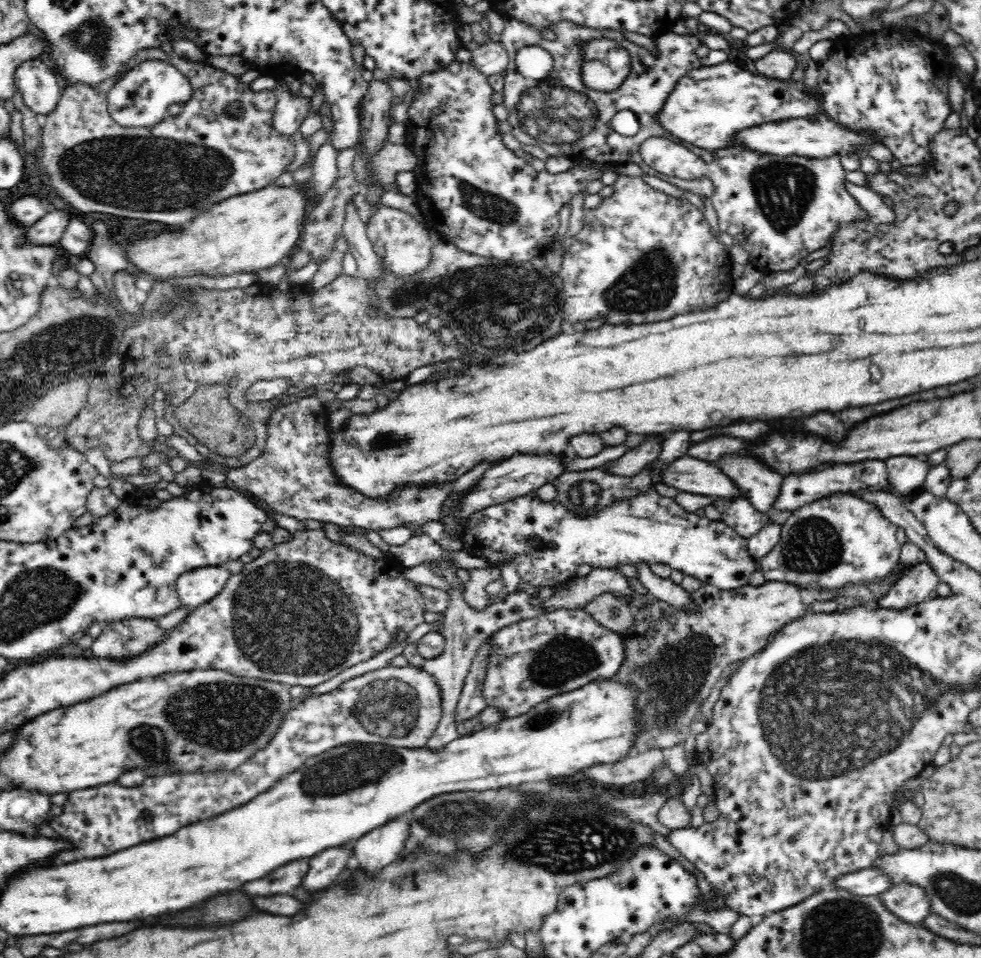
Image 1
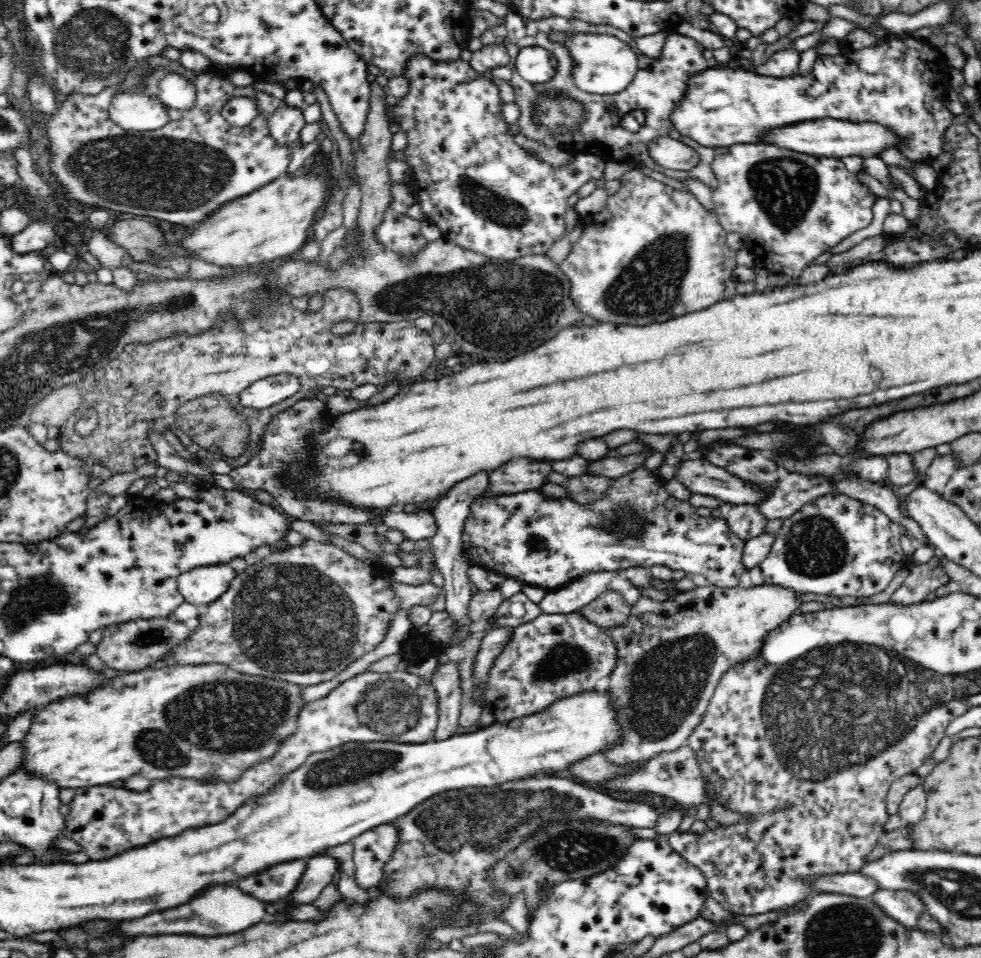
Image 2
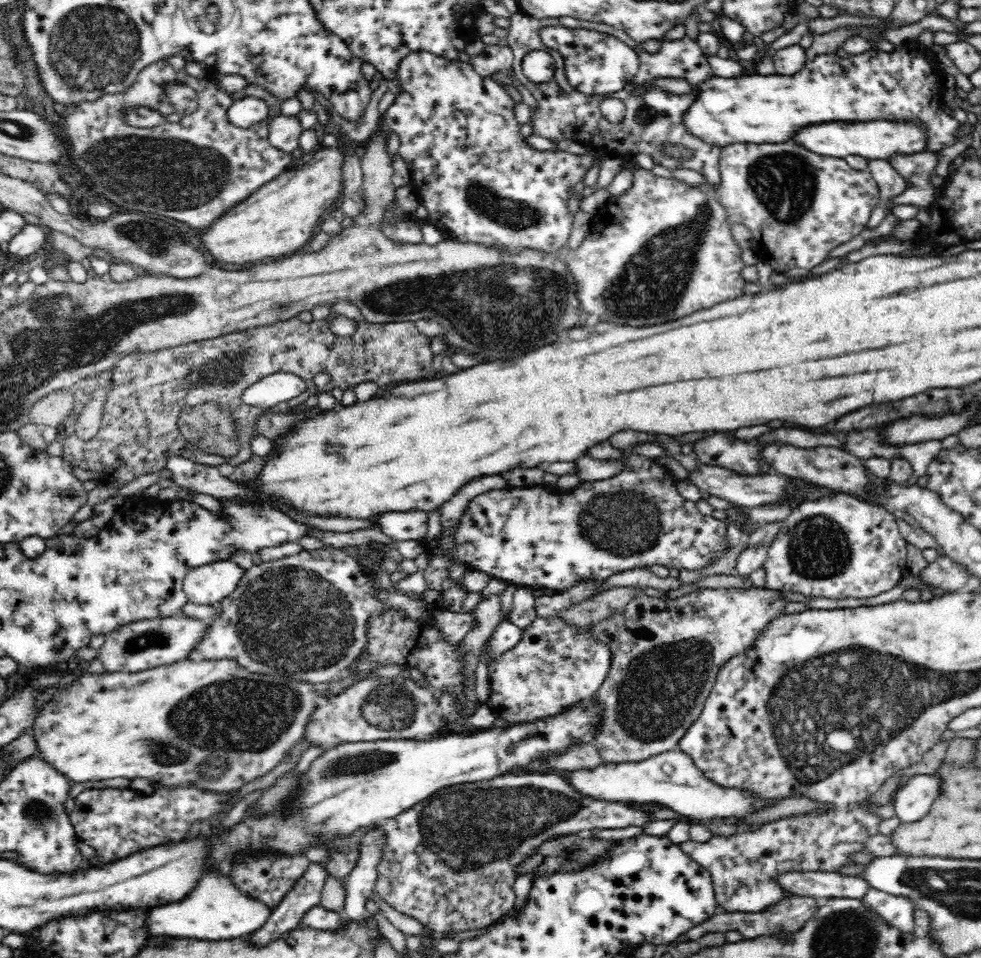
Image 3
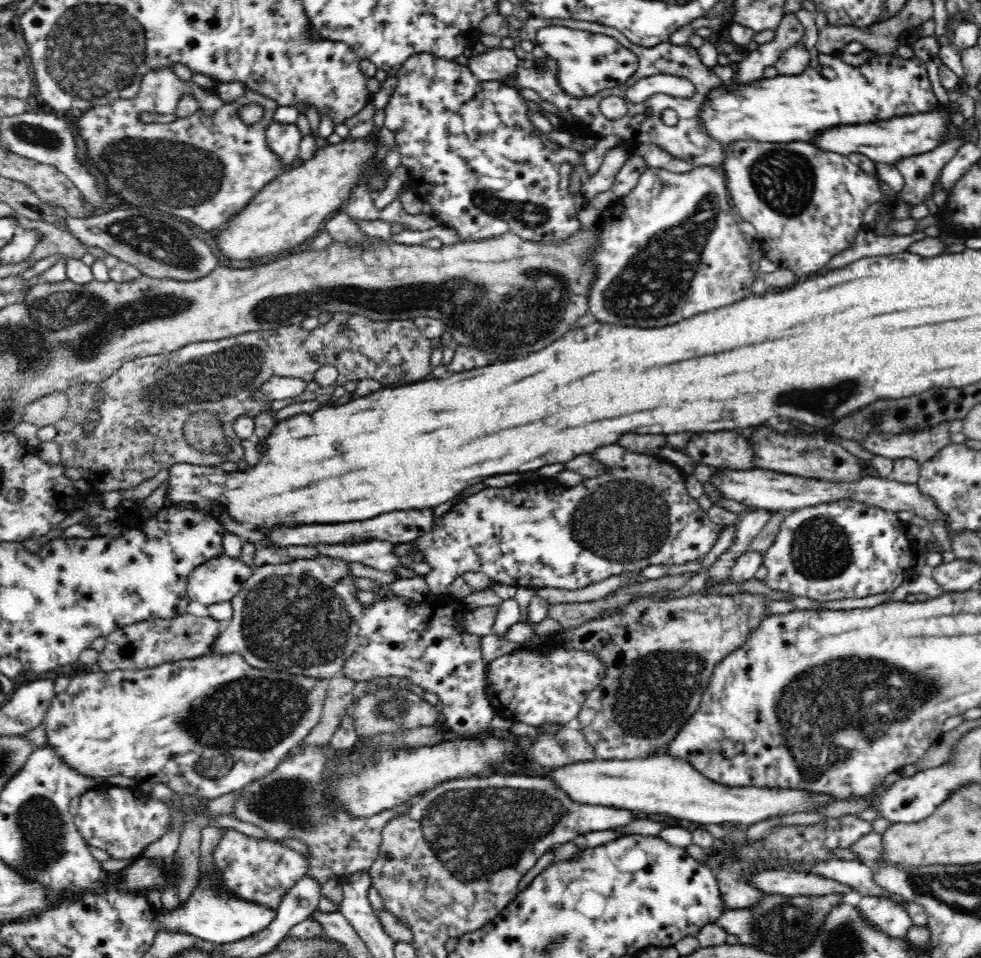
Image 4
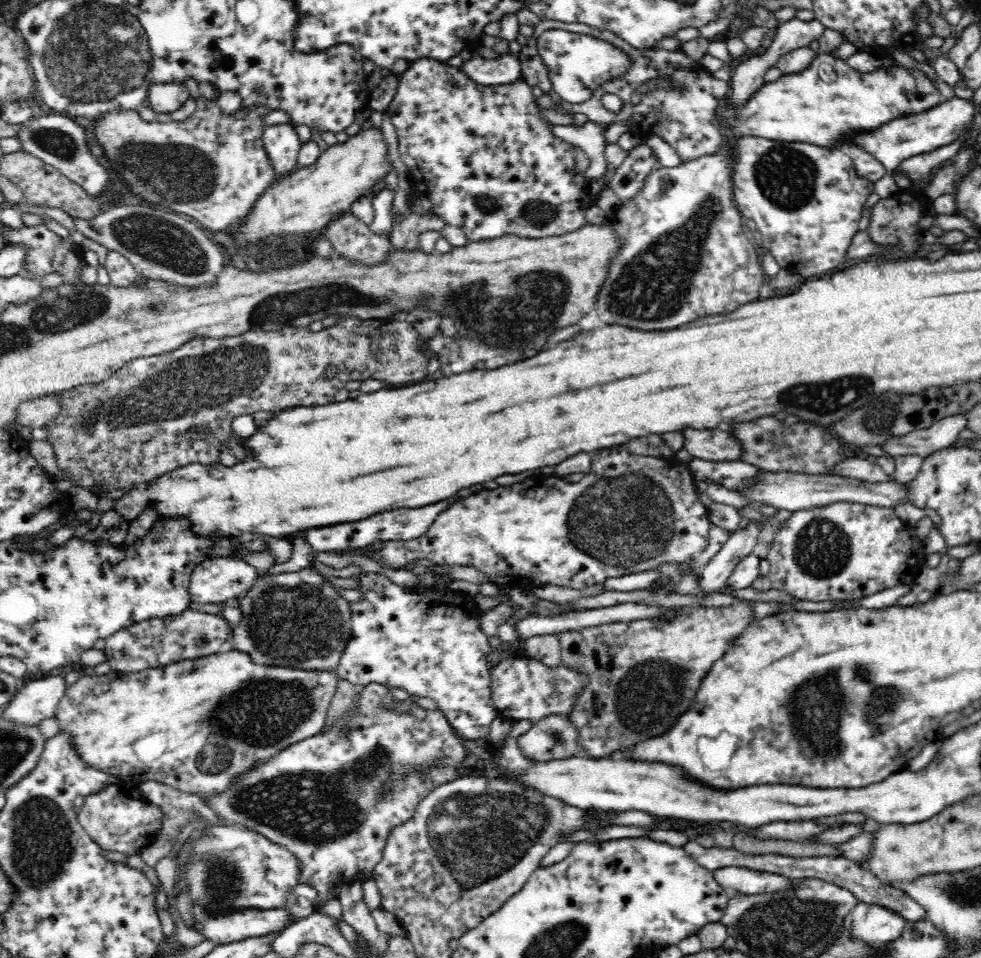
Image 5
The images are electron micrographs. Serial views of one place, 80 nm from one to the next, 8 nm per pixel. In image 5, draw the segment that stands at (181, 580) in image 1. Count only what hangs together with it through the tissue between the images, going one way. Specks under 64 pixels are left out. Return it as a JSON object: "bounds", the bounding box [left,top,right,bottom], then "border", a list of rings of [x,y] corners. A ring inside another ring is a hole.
{"bounds":[189,556,260,604],"border":[[[208,556],[192,571],[189,585],[191,602],[222,604],[241,597],[260,571],[231,556]]]}

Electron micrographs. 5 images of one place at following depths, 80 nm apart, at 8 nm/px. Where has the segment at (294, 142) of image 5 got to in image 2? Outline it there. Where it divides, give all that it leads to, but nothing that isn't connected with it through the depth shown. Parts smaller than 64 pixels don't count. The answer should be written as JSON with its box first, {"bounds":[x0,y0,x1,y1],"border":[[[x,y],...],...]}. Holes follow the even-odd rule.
{"bounds":[269,100,303,144],"border":[[[284,100],[269,116],[269,131],[275,142],[293,144],[300,136],[303,121],[303,109],[288,105]]]}

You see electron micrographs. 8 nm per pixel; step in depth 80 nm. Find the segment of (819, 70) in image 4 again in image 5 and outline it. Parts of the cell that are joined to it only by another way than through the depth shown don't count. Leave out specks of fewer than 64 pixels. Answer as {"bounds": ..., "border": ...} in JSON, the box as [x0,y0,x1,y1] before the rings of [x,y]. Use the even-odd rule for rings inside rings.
{"bounds":[714,52,945,148],"border":[[[819,52],[812,60],[812,64],[799,73],[783,74],[775,81],[764,82],[758,90],[750,94],[750,98],[742,106],[733,104],[731,97],[728,96],[724,98],[722,106],[718,106],[718,110],[714,111],[716,119],[719,119],[720,133],[724,138],[755,136],[775,141],[808,142],[832,148],[838,140],[852,136],[854,132],[878,128],[894,118],[924,112],[945,100],[932,79],[915,67],[908,69],[897,63],[887,67],[878,66],[873,71],[860,72],[846,65],[844,59],[831,53]]]}

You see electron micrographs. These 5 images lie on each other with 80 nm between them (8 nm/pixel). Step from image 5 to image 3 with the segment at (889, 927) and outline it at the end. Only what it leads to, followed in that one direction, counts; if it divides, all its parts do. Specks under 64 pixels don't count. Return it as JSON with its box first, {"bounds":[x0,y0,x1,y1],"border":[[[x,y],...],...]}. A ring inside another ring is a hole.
{"bounds":[863,887,918,932],"border":[[[870,887],[863,898],[863,903],[877,912],[884,922],[898,927],[902,932],[913,932],[915,926],[913,916],[918,906],[909,898]]]}

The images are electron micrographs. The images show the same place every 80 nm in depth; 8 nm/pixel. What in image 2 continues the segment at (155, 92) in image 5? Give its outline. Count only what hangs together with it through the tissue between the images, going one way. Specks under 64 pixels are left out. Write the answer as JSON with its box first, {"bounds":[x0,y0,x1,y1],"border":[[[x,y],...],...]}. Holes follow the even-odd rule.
{"bounds":[46,54,295,228],"border":[[[161,54],[142,58],[136,62],[136,68],[132,68],[128,76],[117,86],[108,86],[98,94],[72,92],[59,99],[57,110],[46,123],[46,136],[50,143],[48,165],[56,184],[55,190],[60,190],[70,202],[77,202],[85,207],[106,209],[111,214],[121,212],[134,216],[151,216],[192,228],[194,224],[200,224],[214,210],[222,207],[222,204],[246,196],[251,191],[284,176],[295,147],[292,144],[275,142],[270,134],[269,116],[278,108],[280,102],[280,99],[270,94],[255,90],[252,85],[232,84],[214,67],[207,71],[194,71],[183,67],[178,59],[168,59]],[[158,66],[165,66],[186,76],[196,89],[197,101],[190,112],[186,112],[186,116],[179,120],[170,120],[162,128],[144,131],[124,130],[109,117],[108,110],[114,92],[117,89],[134,88],[139,75]],[[236,97],[256,101],[258,114],[248,126],[234,126],[221,115],[226,102]]]}

